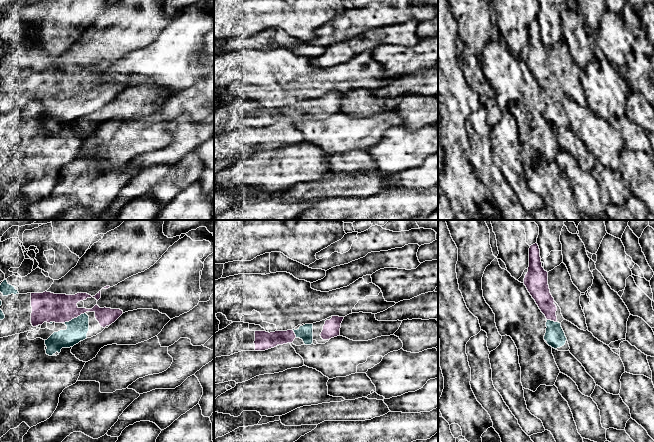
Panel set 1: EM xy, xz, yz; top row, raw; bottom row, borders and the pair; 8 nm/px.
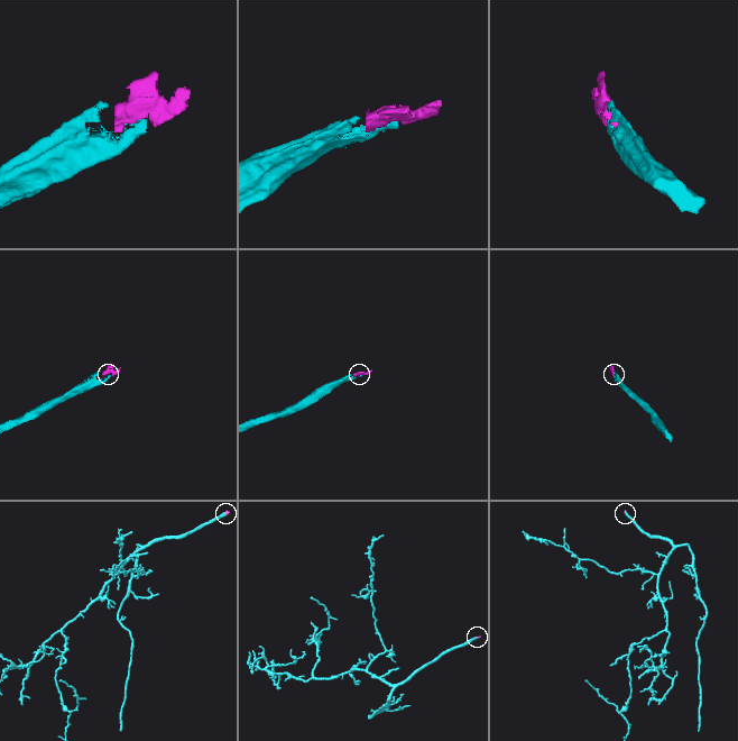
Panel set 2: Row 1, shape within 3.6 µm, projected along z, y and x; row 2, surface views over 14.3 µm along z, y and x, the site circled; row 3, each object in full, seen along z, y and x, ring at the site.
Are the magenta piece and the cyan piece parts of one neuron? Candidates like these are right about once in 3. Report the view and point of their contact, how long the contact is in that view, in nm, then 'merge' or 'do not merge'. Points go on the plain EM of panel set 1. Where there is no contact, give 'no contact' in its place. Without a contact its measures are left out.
meets magenta in xy at (74, 93); contact 200 nm long; merge

